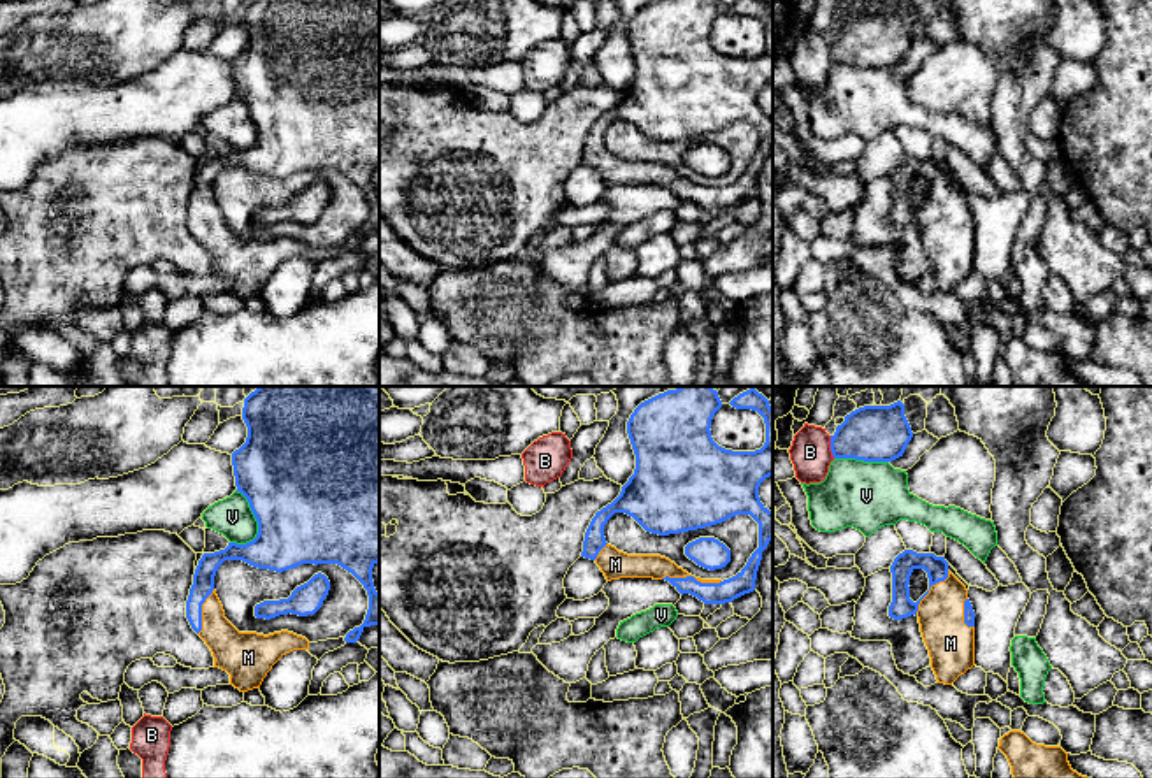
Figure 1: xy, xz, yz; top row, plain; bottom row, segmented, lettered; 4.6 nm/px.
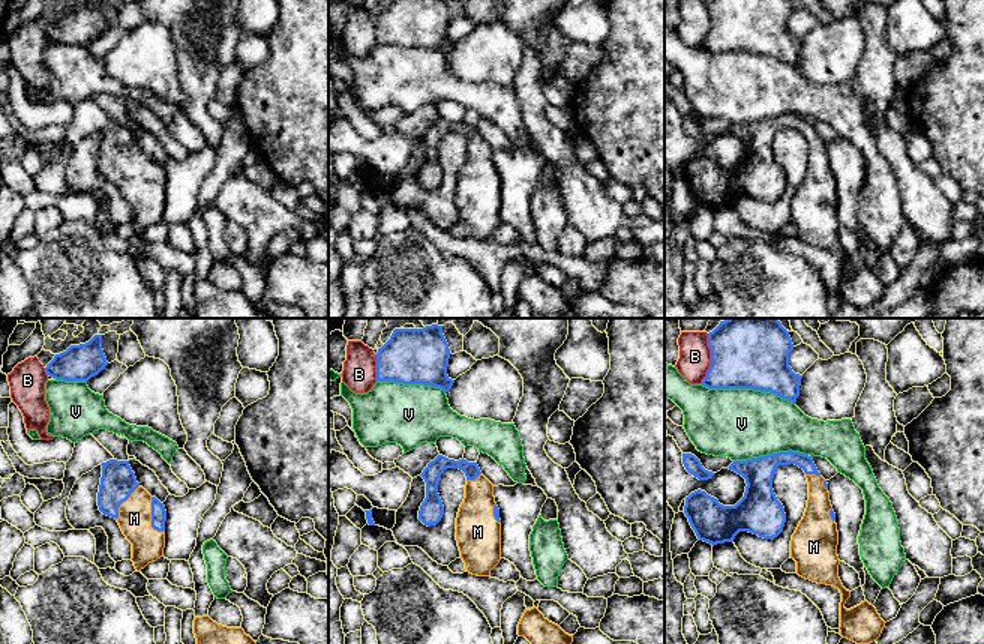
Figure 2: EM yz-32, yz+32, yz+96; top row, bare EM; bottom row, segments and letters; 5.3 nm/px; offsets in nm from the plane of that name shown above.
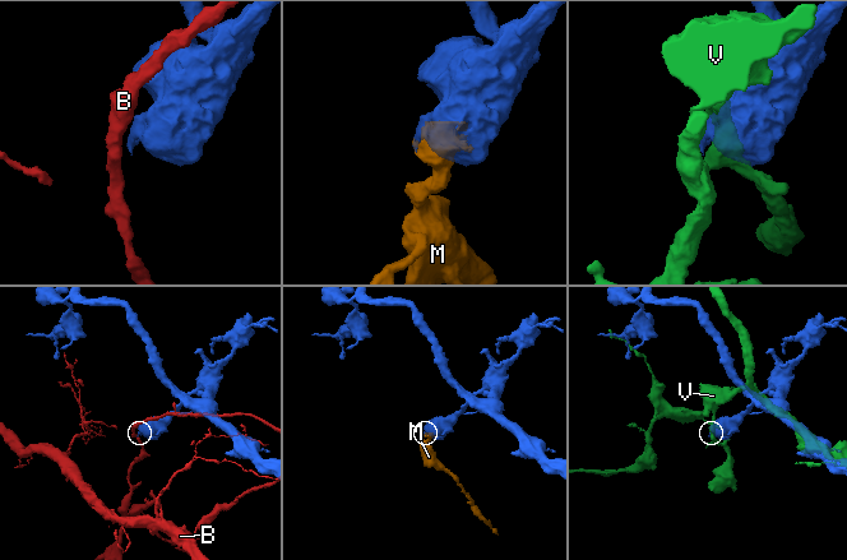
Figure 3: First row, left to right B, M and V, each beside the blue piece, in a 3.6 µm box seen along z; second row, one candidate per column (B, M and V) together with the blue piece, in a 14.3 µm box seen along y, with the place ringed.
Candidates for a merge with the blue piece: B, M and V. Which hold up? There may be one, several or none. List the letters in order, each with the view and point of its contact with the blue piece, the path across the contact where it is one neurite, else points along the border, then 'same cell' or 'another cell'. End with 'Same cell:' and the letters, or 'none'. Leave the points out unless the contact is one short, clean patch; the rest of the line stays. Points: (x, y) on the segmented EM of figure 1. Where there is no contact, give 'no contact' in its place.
B: yz (831, 446) | another cell
M: xz (691, 576) | same cell
V: xy (255, 517) | another cell
Same cell: M

